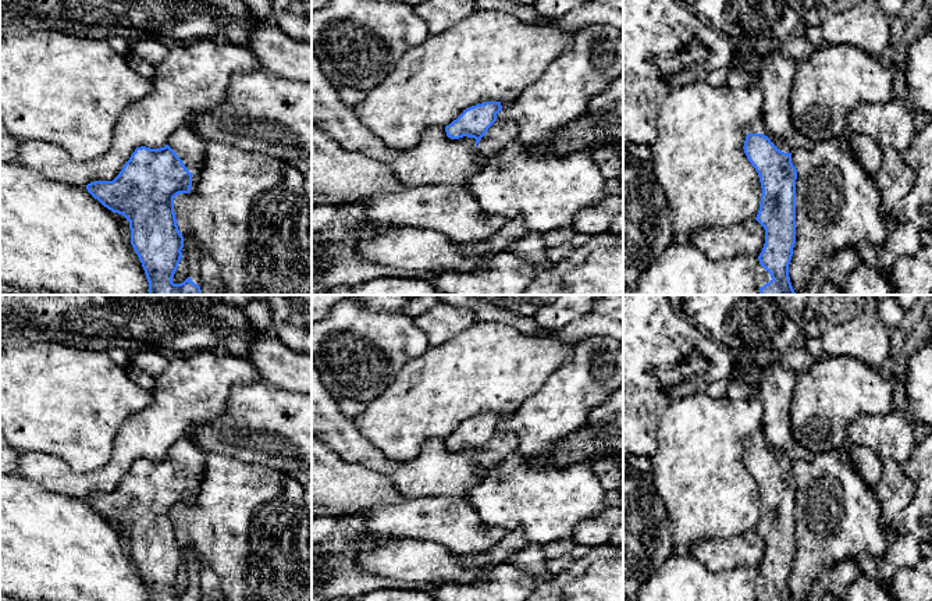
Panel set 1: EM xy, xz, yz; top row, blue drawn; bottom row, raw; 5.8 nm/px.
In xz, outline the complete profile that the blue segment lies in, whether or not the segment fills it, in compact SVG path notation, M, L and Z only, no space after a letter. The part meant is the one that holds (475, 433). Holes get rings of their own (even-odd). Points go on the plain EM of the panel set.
M485 413L472 417L445 438L447 448L451 451L474 449L480 465L492 466L517 451L519 444L516 434L497 430L501 422L501 413Z

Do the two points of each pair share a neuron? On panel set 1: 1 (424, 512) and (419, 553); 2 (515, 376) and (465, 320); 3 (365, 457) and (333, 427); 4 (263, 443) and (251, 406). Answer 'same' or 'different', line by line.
1: different
2: different
3: same
4: same

